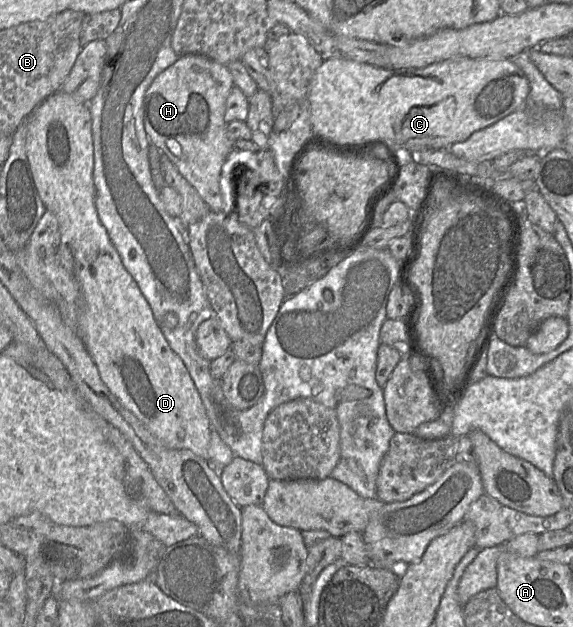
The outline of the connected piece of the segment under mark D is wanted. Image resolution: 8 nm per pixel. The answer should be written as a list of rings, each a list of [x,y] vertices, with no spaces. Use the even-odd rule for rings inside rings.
[[[62,91],[46,98],[30,114],[26,153],[39,197],[58,220],[61,235],[58,259],[76,279],[81,291],[77,333],[95,362],[102,381],[120,404],[136,416],[166,447],[188,449],[210,462],[208,449],[211,424],[199,392],[182,359],[171,349],[151,307],[124,267],[106,228],[99,220],[95,206],[94,145],[89,104],[82,103]]]

